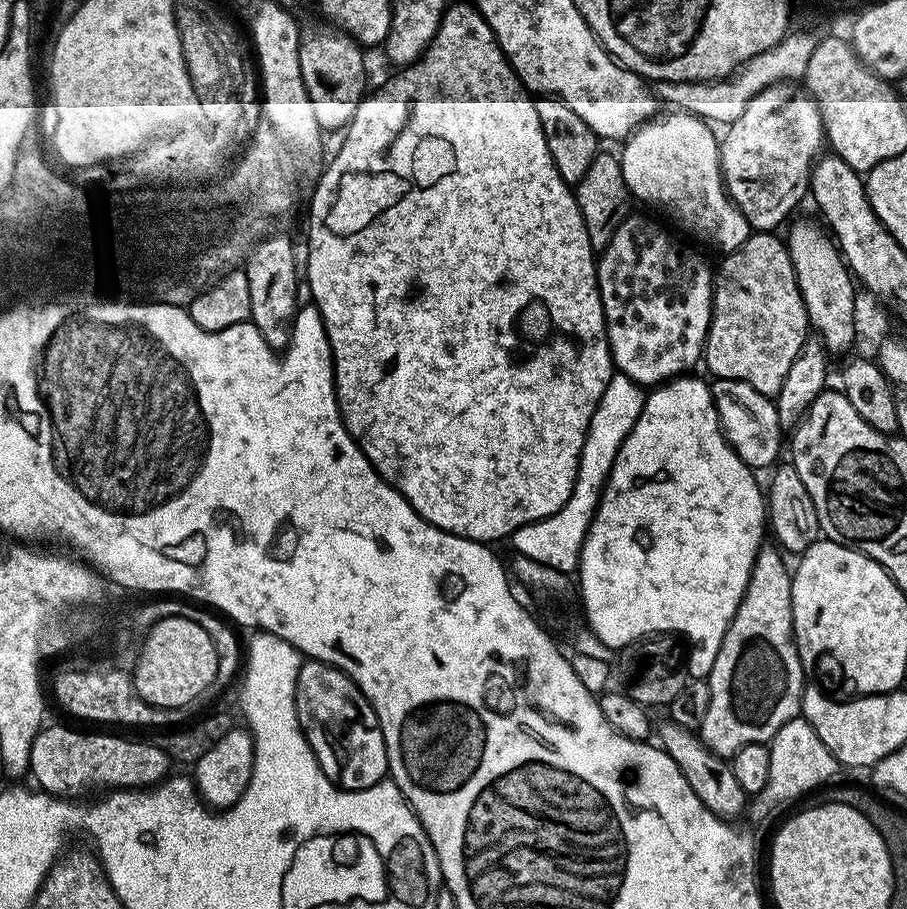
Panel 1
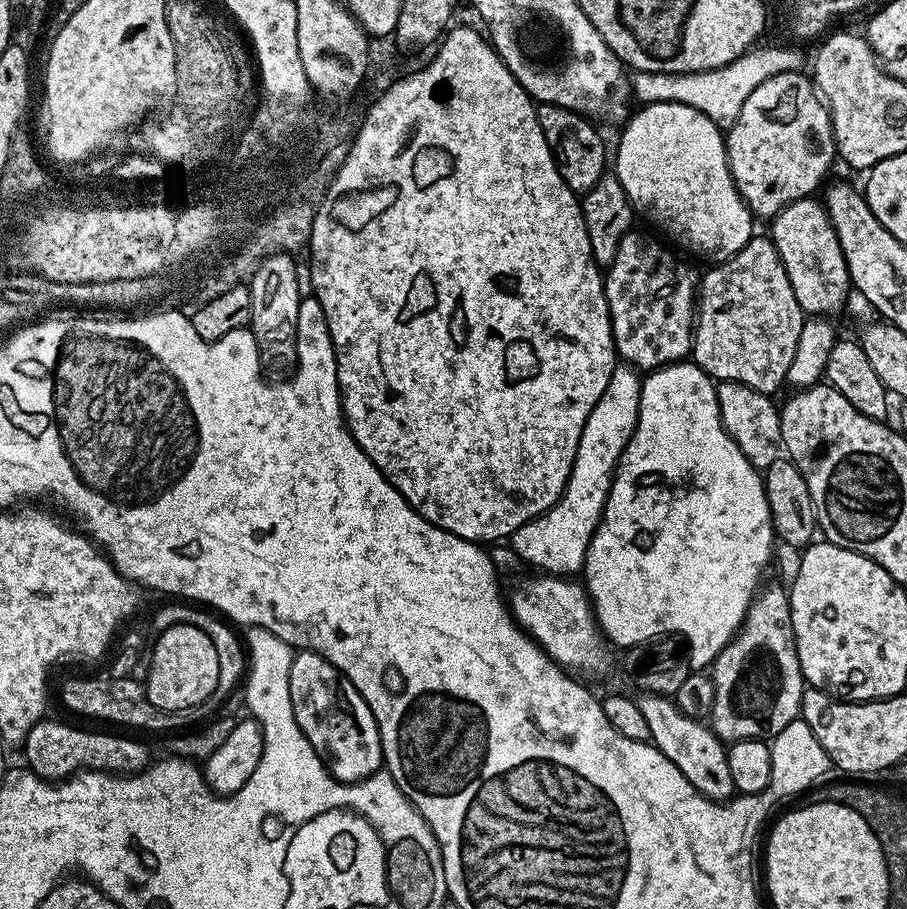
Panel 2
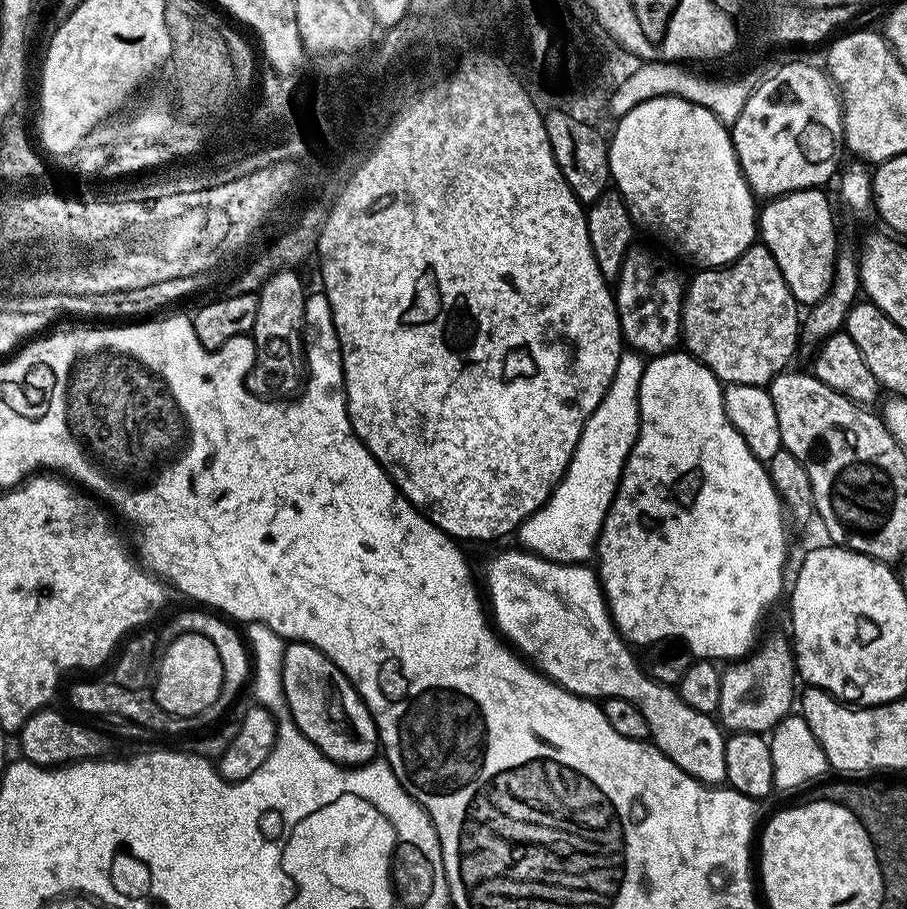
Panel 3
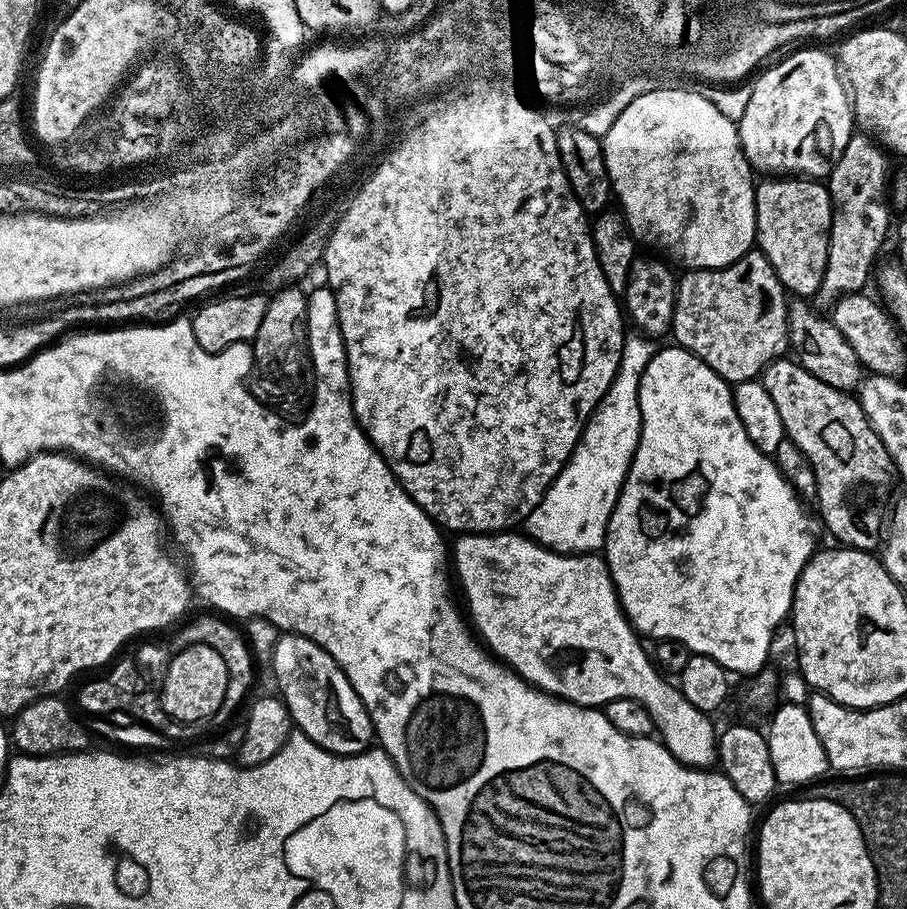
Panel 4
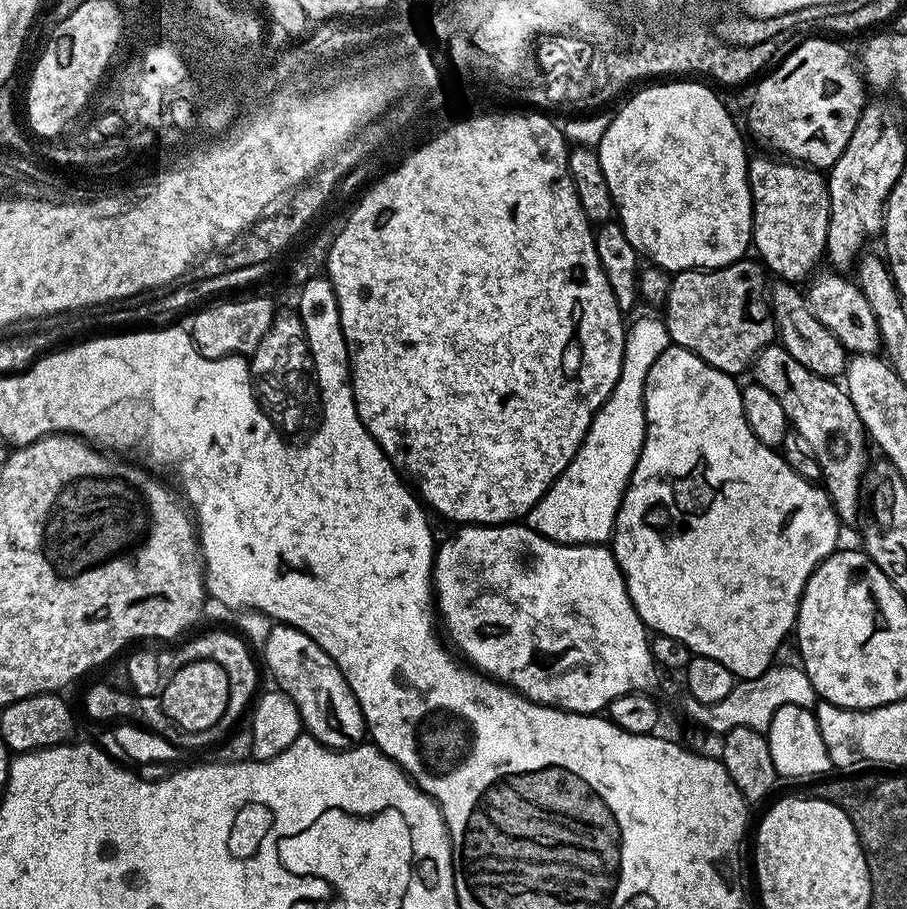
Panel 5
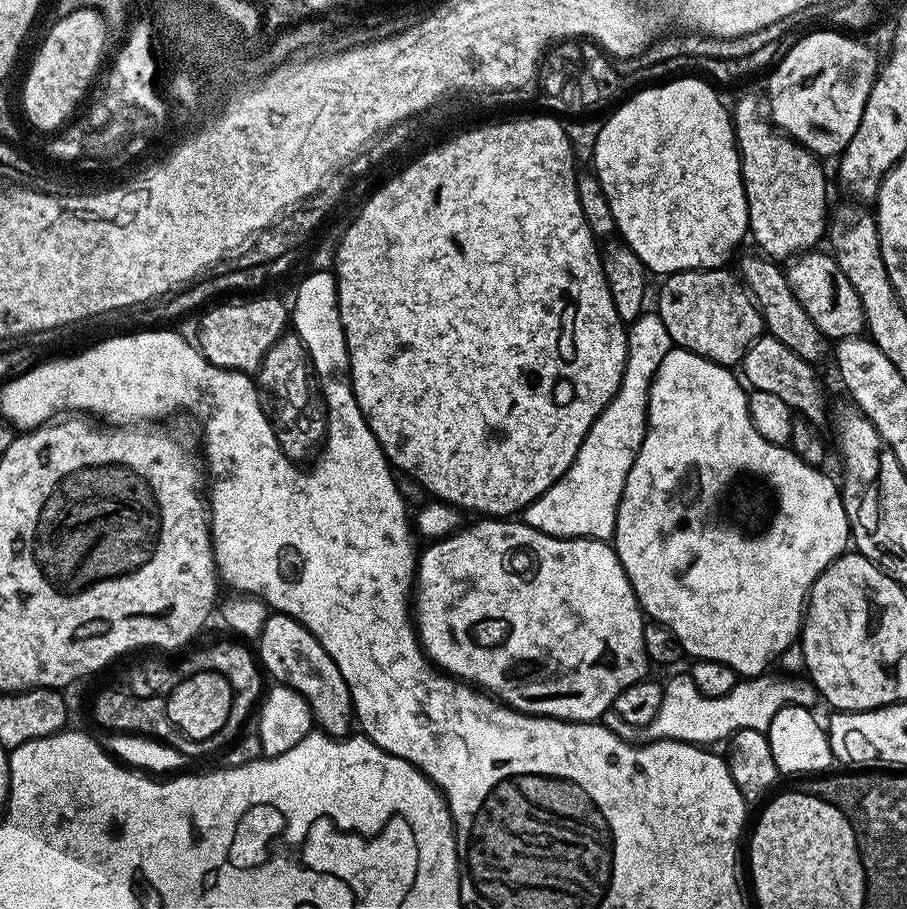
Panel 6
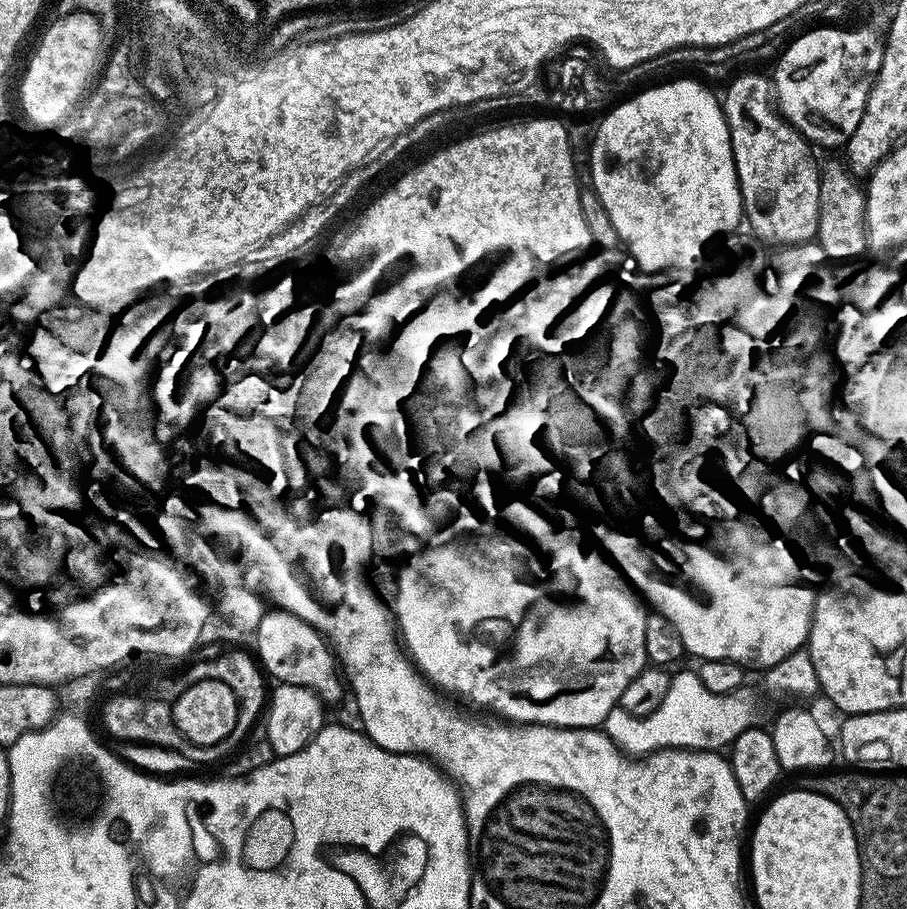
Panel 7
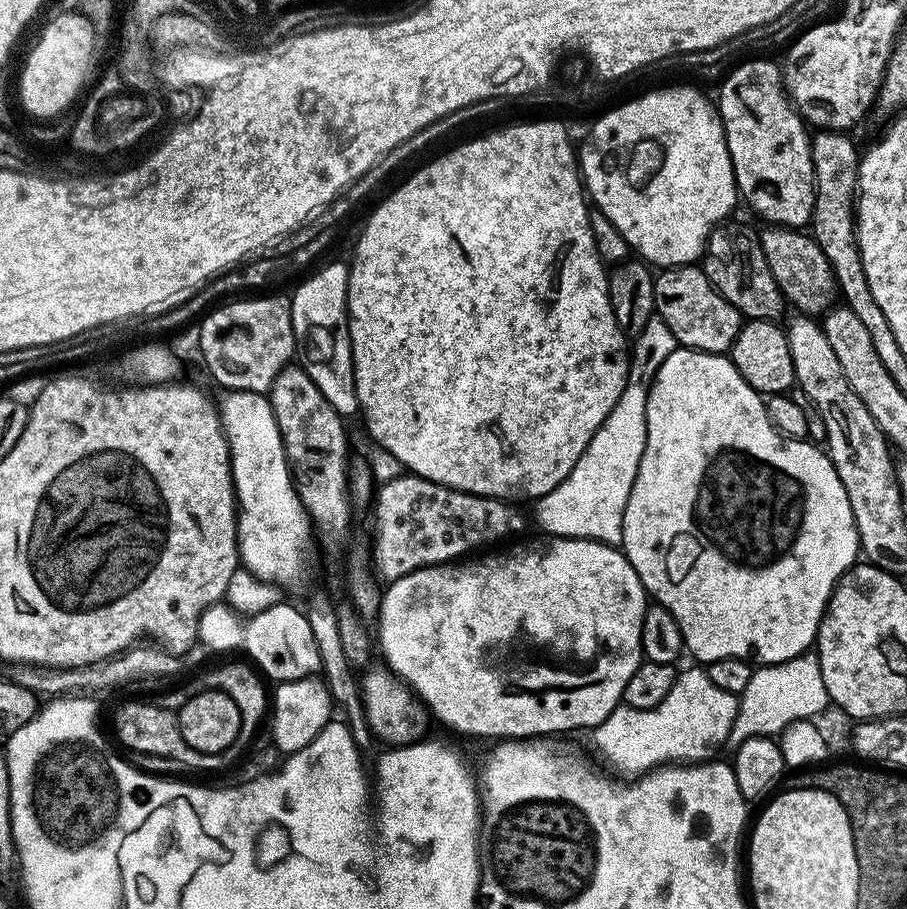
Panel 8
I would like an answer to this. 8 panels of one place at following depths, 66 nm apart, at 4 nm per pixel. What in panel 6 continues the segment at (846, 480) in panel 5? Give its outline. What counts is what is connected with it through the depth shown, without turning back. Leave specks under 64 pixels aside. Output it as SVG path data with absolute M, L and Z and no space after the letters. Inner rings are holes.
M761 334L748 348L742 361L743 379L755 390L766 390L766 394L774 394L782 398L797 413L803 414L809 421L816 422L820 411L824 408L824 396L820 393L820 384L815 380L816 372L809 361L802 359L790 346L778 342L770 334Z

